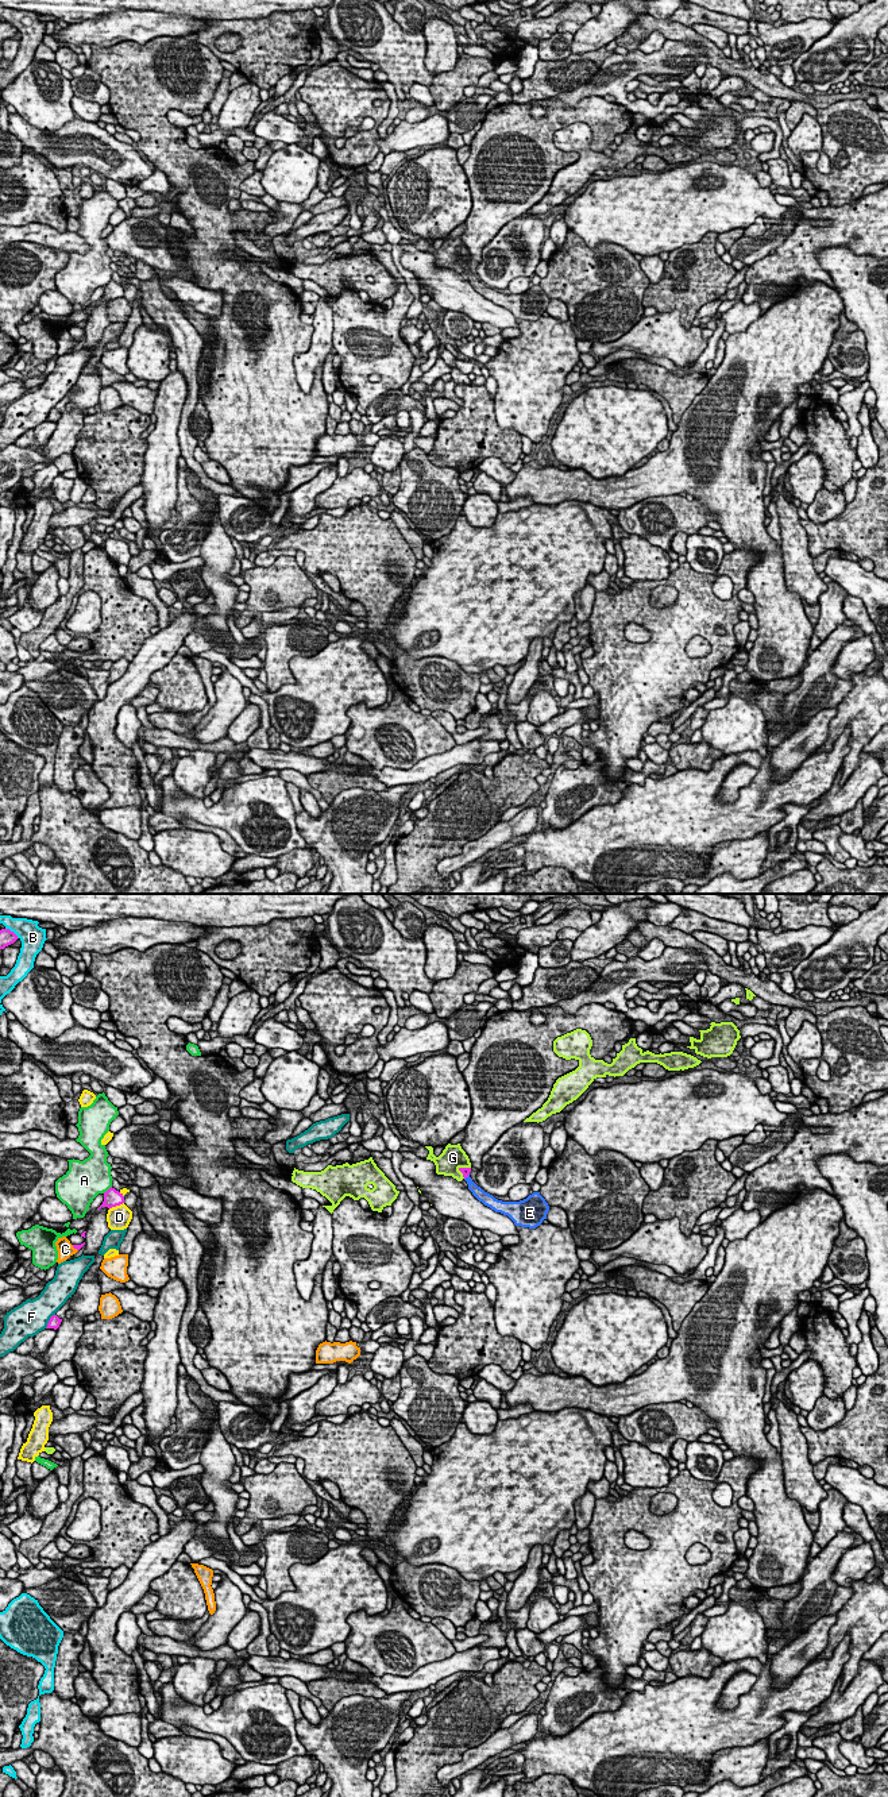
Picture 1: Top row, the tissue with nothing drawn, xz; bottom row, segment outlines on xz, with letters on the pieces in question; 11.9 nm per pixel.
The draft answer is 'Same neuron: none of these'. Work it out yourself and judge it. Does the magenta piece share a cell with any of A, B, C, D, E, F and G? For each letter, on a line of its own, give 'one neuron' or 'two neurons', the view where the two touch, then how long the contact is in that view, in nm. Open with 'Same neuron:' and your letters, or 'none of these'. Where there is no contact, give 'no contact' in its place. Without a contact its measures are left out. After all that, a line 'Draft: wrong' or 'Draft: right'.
Same neuron: E
A: two neurons; meets magenta in xz; contact 140 nm long
B: two neurons; meets magenta in xz; contact 200 nm long
C: two neurons; meets magenta in xz; contact 110 nm long
D: two neurons; meets magenta in xz; contact 190 nm long
E: one neuron; meets magenta in xz; contact 100 nm long
F: two neurons; meets magenta in xz; contact 220 nm long
G: two neurons; meets magenta in xz; contact 170 nm long
Draft: wrong

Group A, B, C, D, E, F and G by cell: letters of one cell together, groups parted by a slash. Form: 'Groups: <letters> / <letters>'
Groups: A / B / C / D / E / F / G

